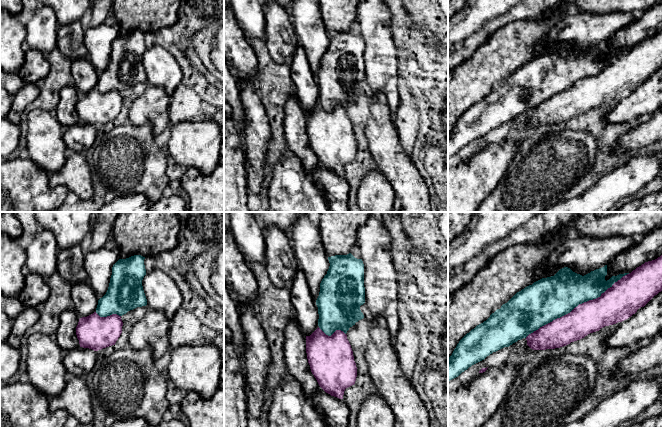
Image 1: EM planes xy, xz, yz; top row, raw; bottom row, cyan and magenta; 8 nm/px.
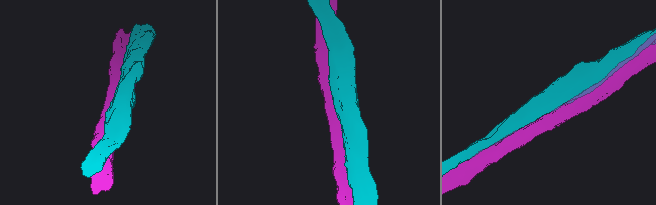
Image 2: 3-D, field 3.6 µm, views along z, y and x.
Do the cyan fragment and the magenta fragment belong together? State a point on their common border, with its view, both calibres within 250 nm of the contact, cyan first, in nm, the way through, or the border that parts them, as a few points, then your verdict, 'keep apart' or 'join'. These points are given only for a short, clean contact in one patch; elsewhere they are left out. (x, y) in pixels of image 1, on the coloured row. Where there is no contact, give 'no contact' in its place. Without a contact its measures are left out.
meets cyan in yz at (577, 305); 340 nm thick on the cyan side, 260 nm on the other; keep apart

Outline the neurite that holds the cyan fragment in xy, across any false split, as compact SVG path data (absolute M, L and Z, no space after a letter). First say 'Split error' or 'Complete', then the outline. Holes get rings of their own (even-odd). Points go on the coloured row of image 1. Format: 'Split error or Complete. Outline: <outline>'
Complete. Outline: M134 255L119 259L112 267L106 294L98 300L96 313L100 317L122 316L137 307L147 305L142 280L146 275L145 257Z

